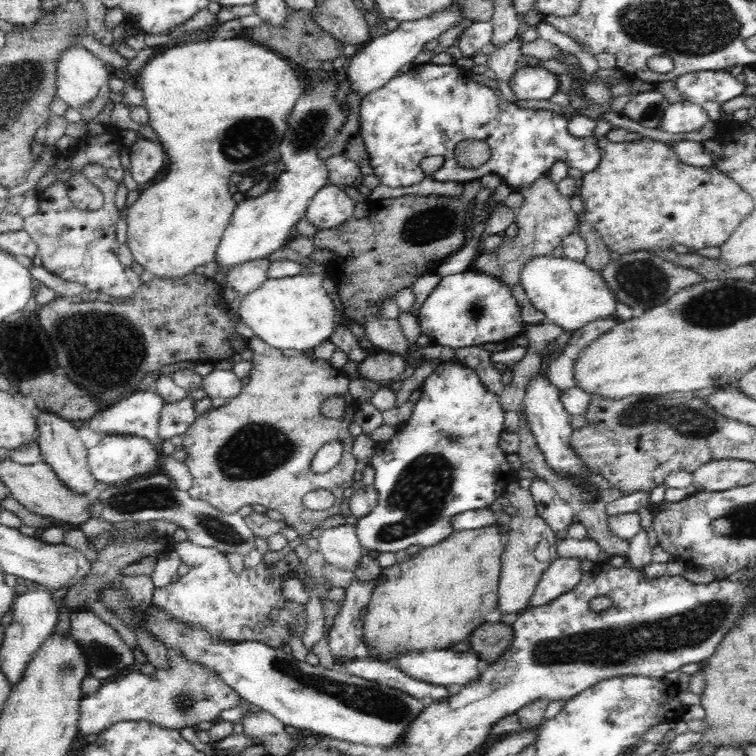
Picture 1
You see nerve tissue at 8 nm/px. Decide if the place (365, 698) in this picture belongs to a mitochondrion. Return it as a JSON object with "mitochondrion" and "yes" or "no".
{"mitochondrion":"yes"}

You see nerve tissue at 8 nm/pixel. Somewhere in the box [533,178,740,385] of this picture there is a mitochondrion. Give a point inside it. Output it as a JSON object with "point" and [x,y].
{"point":[644,281]}

